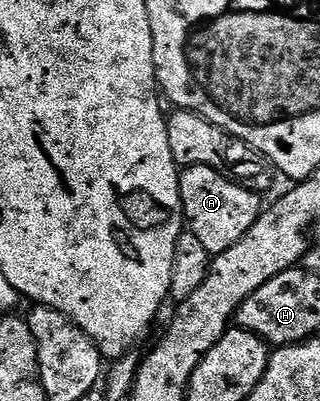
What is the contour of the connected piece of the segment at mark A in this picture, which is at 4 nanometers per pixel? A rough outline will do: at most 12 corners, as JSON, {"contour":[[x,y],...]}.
{"contour":[[208,166],[181,169],[188,230],[236,246],[264,211],[255,189]]}

